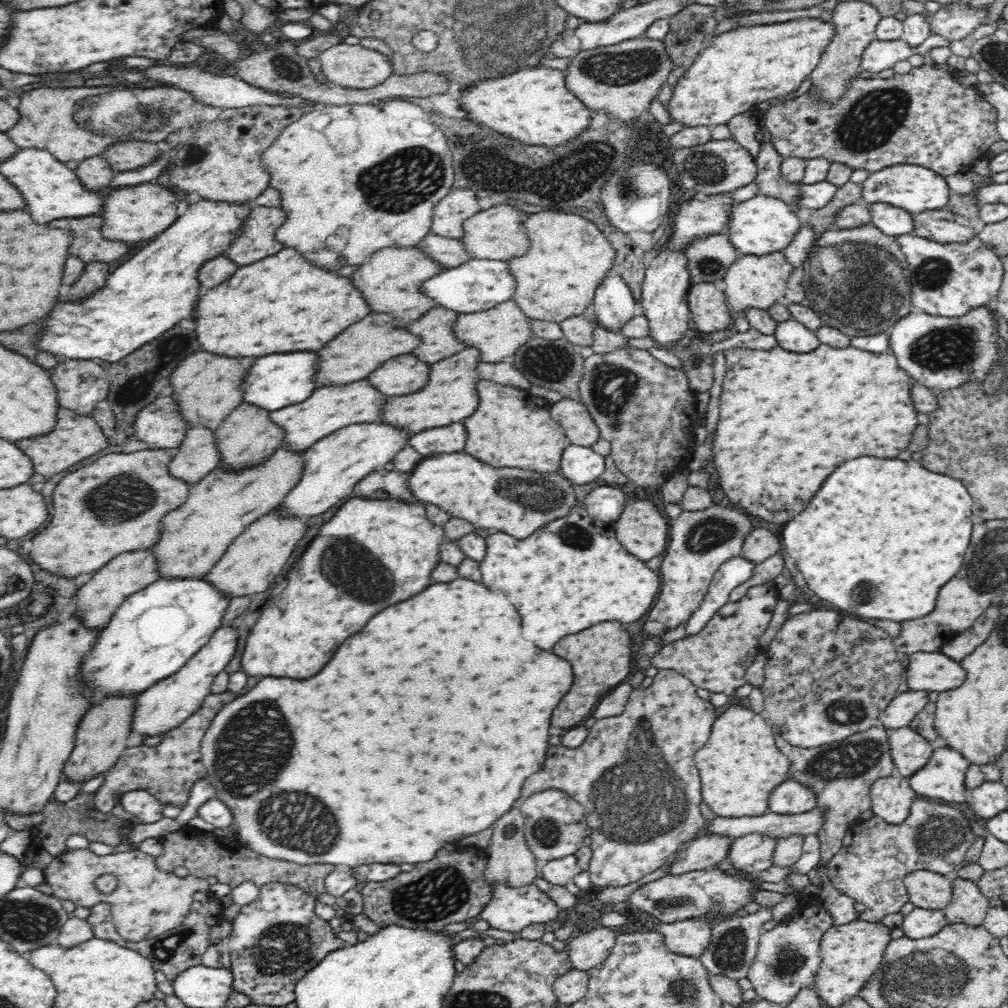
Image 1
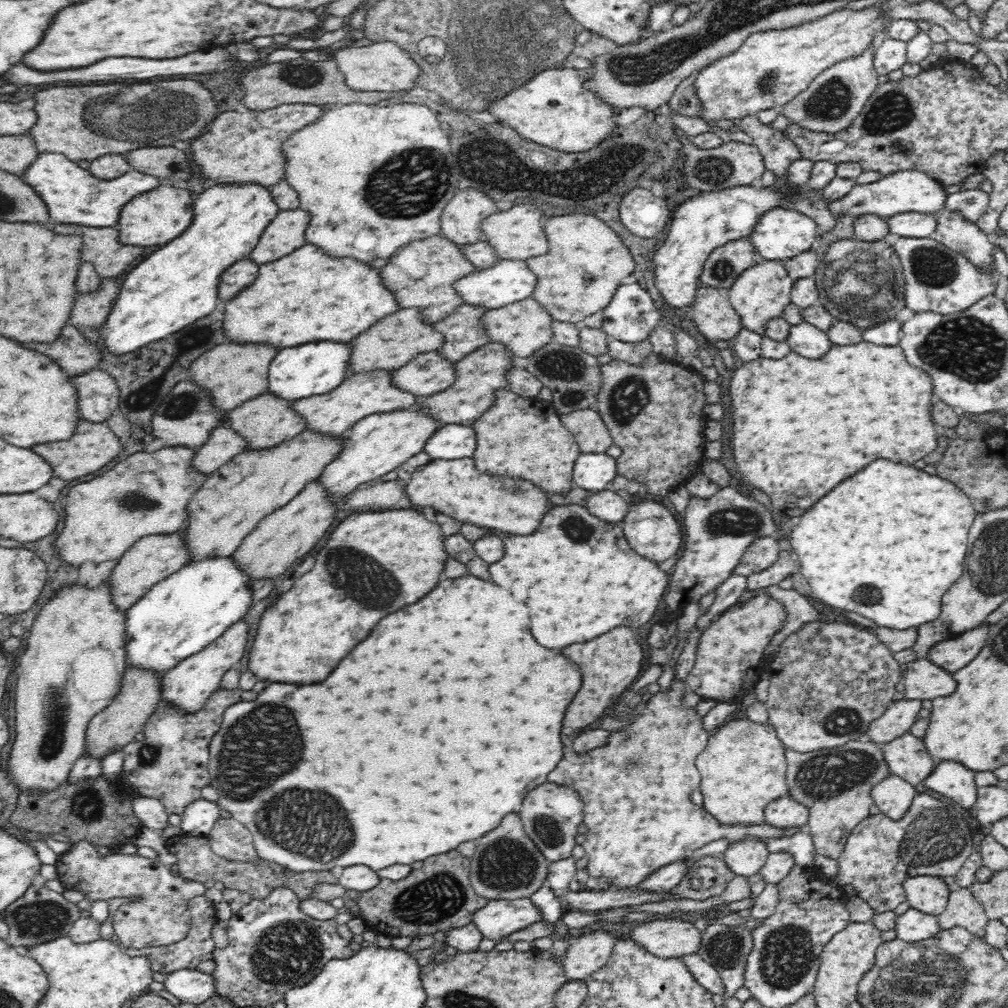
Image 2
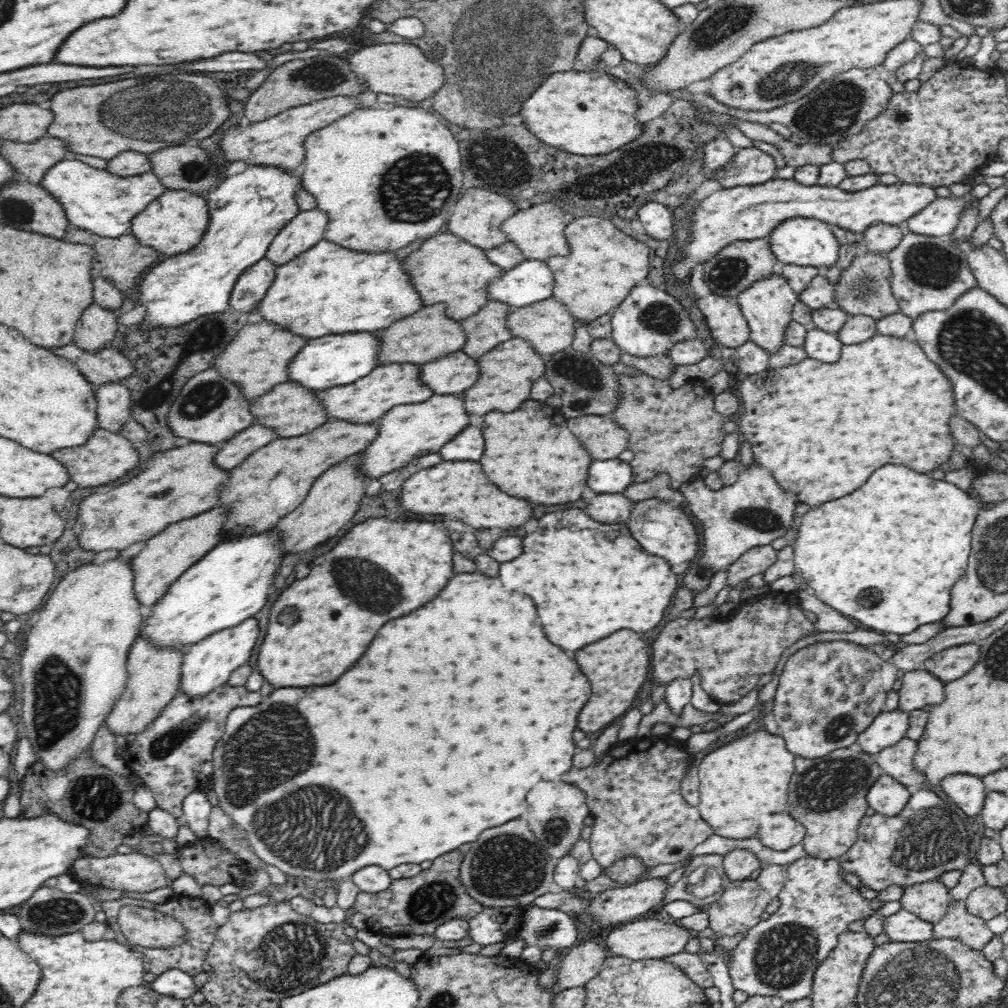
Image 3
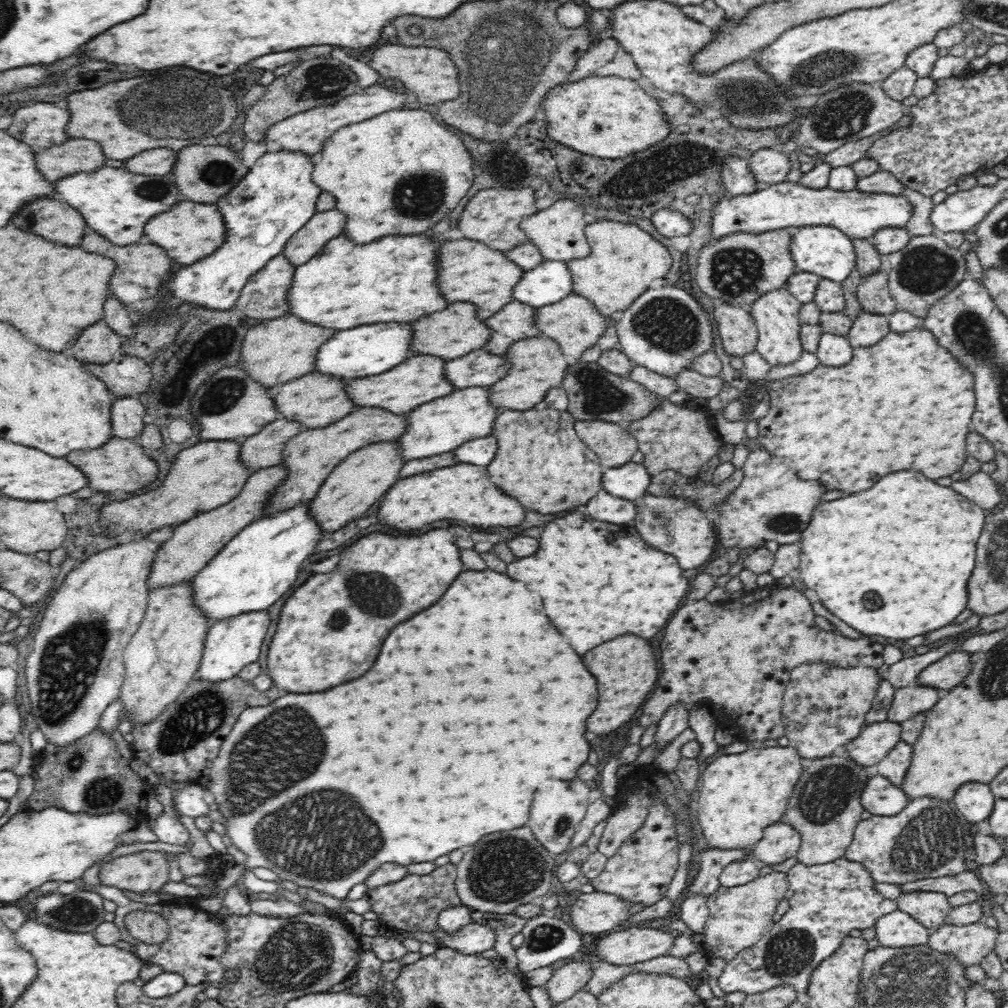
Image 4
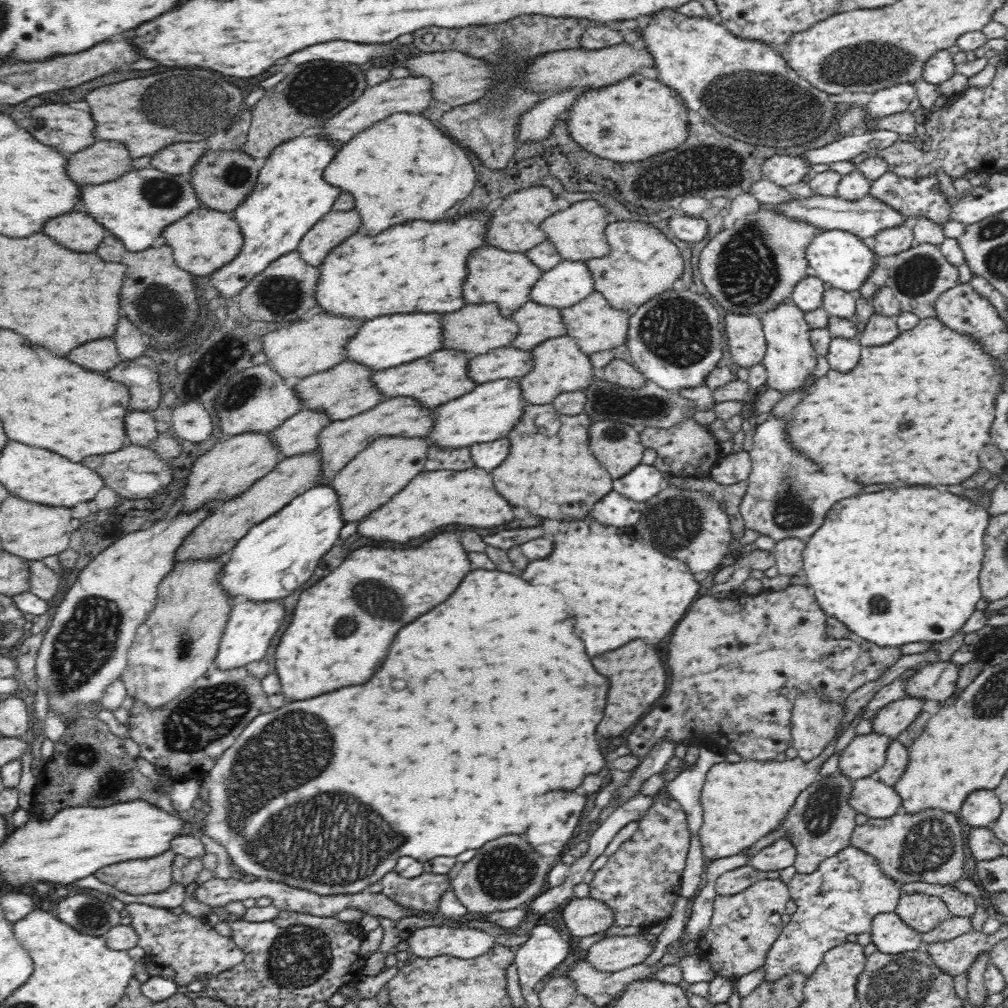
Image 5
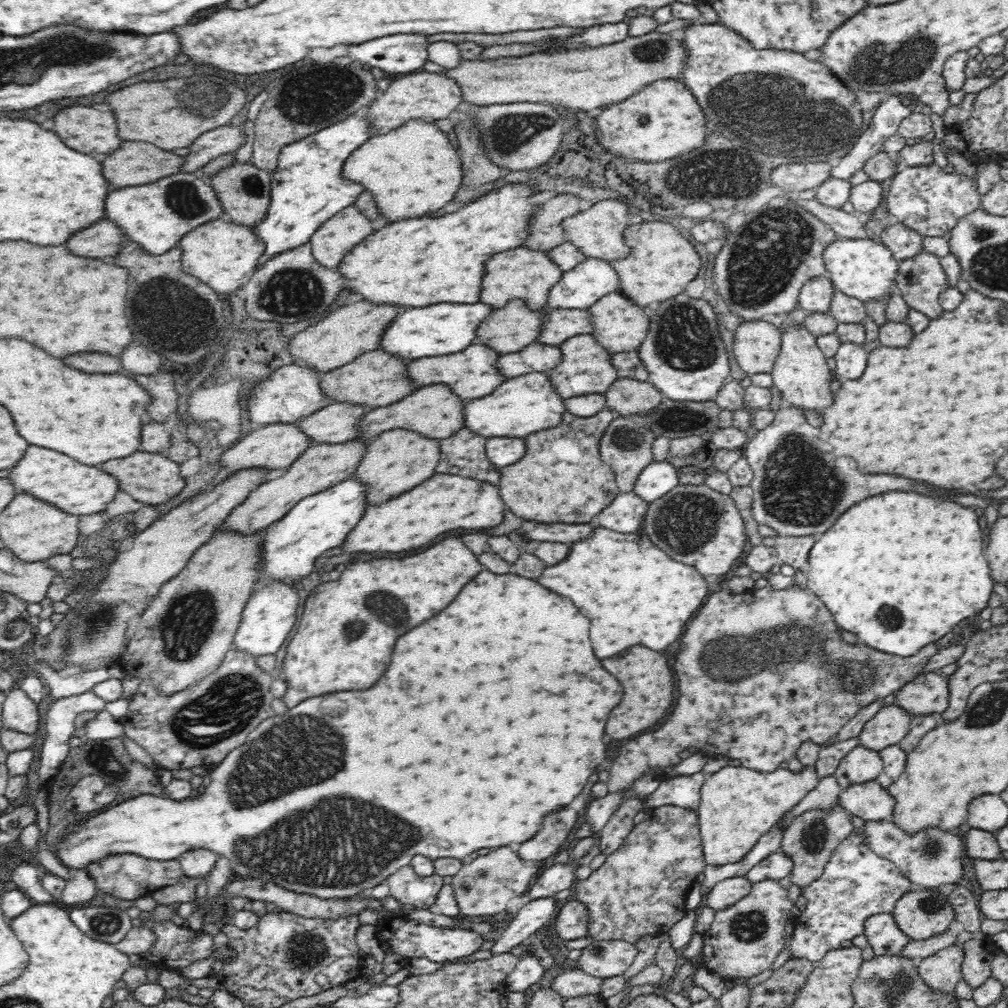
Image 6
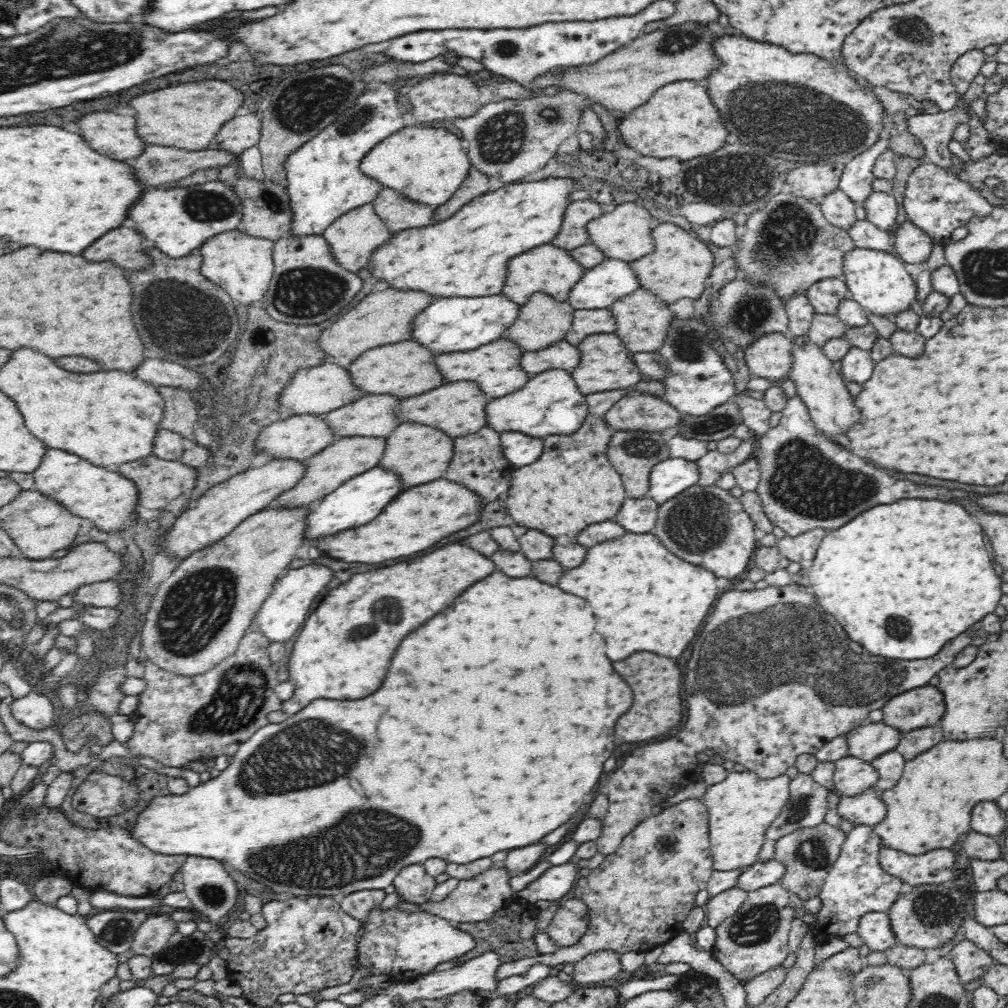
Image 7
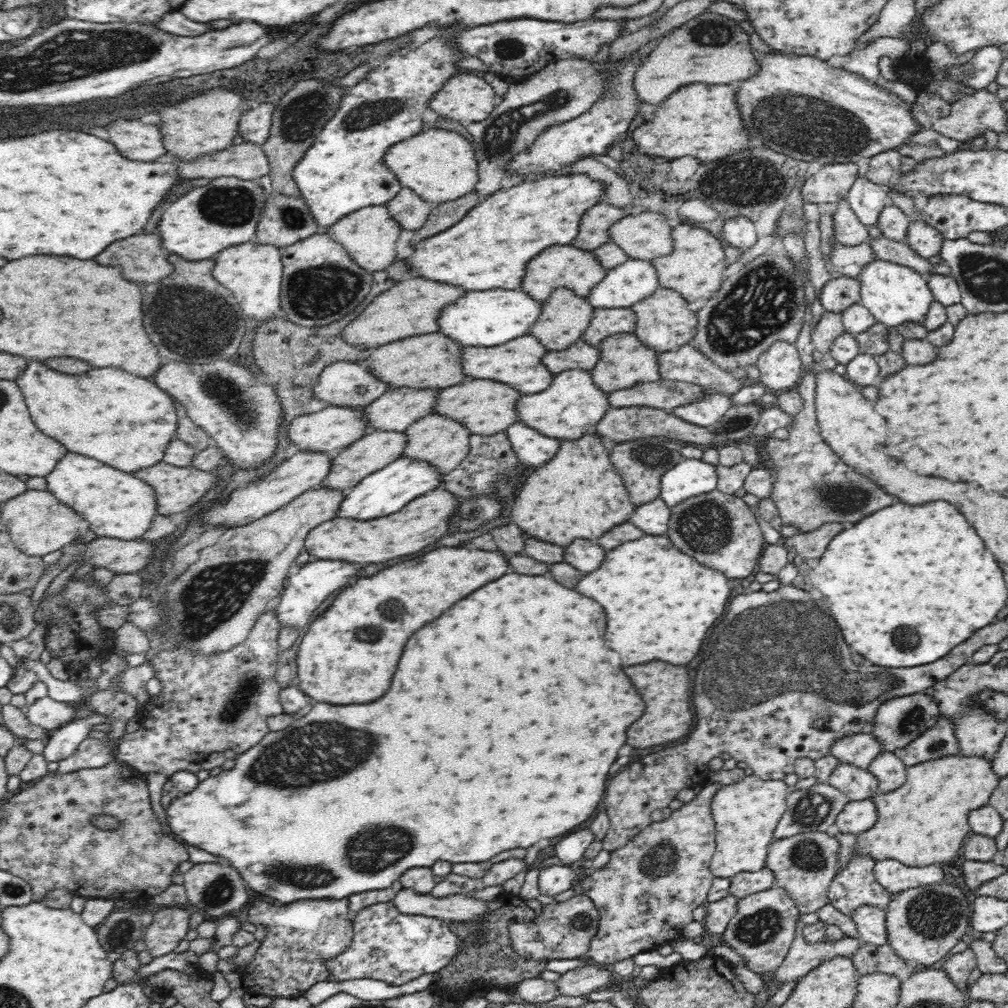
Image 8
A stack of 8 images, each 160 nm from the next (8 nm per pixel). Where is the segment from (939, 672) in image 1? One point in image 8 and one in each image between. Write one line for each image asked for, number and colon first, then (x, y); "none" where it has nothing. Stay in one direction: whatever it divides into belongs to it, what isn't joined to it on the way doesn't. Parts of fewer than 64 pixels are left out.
2: (923, 681)
3: (919, 690)
4: (907, 702)
5: (892, 720)
6: (890, 725)
7: (868, 741)
8: (859, 749)

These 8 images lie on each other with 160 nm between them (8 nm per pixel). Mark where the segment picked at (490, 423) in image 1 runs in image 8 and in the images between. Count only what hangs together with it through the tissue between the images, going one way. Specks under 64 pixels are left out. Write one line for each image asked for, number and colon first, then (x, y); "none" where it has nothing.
2: (524, 437)
3: (531, 452)
4: (541, 461)
5: (557, 476)
6: (561, 479)
7: (573, 484)
8: (578, 494)

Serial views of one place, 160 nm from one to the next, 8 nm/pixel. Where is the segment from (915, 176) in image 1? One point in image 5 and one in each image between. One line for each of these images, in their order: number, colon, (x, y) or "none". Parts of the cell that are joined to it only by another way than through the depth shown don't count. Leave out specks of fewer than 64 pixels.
2: (909, 191)
3: (741, 213)
4: (859, 215)
5: (866, 218)

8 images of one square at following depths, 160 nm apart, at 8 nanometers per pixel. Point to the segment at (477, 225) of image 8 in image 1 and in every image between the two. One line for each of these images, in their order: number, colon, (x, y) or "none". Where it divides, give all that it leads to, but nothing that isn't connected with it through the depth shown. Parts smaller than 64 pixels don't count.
1: (283, 303)
2: (308, 295)
3: (329, 289)
4: (347, 284)
5: (419, 267)
6: (416, 262)
7: (466, 255)

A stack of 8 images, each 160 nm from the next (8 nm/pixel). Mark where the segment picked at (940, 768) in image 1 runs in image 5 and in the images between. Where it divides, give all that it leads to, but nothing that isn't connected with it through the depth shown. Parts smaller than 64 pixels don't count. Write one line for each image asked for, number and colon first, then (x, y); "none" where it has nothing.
2: (951, 779)
3: (968, 792)
4: (975, 801)
5: (981, 808)

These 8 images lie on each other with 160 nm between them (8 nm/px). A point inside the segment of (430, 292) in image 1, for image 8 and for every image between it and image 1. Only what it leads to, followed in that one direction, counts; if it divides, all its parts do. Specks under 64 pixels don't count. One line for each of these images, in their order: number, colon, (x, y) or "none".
2: (508, 281)
3: (531, 281)
4: (551, 281)
5: (568, 283)
6: (581, 287)
7: (605, 284)
8: (629, 283)

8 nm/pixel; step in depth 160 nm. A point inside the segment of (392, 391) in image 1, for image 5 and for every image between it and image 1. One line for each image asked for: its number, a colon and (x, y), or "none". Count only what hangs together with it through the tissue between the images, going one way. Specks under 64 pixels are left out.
2: (429, 373)
3: (453, 374)
4: (479, 368)
5: (505, 363)

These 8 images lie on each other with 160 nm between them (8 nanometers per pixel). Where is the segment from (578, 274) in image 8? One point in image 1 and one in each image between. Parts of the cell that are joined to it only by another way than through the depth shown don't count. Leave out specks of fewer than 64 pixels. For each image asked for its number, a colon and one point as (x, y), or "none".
1: (392, 279)
2: (422, 274)
3: (447, 269)
4: (470, 272)
5: (497, 276)
6: (525, 274)
7: (547, 269)

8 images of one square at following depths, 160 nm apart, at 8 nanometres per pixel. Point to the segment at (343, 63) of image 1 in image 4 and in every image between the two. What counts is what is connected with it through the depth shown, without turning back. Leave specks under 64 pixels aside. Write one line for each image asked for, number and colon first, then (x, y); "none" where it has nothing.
2: (384, 67)
3: (406, 70)
4: (427, 73)

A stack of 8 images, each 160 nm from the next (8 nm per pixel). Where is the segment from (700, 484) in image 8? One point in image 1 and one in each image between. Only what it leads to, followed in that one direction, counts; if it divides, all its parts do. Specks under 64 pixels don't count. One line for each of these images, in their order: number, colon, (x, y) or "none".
1: (580, 465)
2: (593, 472)
3: (612, 476)
4: (630, 481)
5: (645, 481)
6: (658, 478)
7: (670, 477)

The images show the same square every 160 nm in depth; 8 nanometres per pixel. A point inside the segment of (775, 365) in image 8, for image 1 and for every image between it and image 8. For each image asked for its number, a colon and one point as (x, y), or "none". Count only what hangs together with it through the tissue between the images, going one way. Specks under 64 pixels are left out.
1: (708, 307)
2: (717, 320)
3: (728, 326)
4: (738, 331)
5: (744, 334)
6: (757, 344)
7: (771, 357)

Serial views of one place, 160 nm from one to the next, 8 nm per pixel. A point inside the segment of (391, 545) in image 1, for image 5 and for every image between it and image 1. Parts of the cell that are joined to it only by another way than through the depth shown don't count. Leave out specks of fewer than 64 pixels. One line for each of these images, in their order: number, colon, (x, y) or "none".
2: (374, 563)
3: (383, 569)
4: (330, 631)
5: (375, 592)

